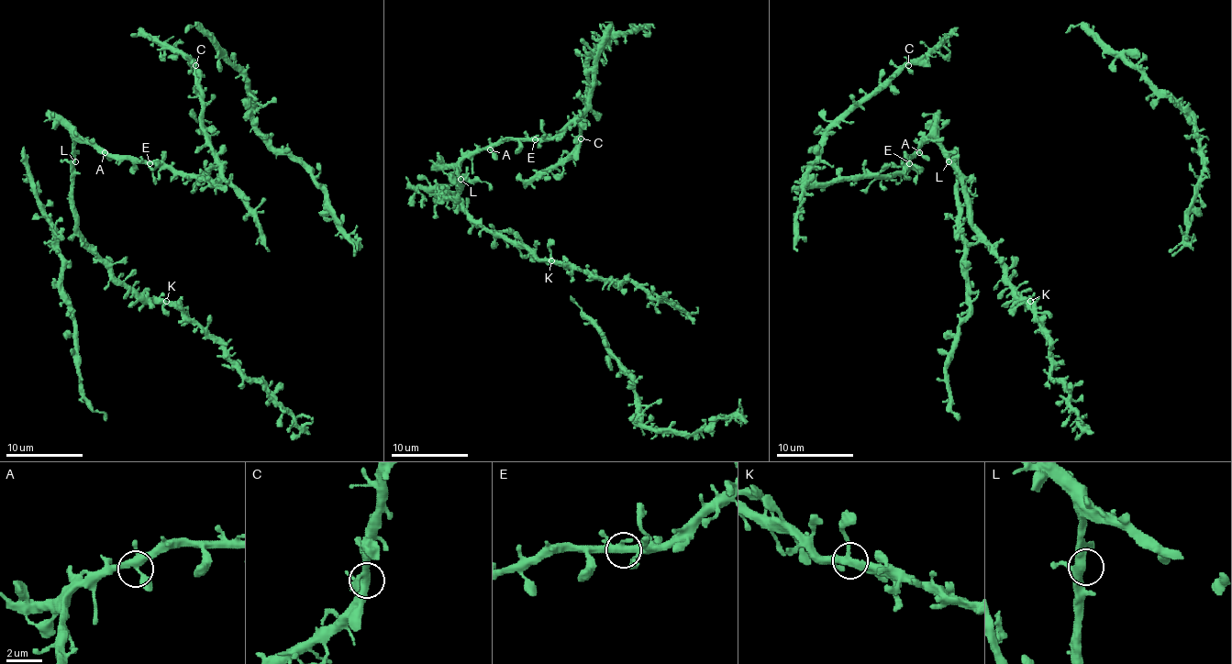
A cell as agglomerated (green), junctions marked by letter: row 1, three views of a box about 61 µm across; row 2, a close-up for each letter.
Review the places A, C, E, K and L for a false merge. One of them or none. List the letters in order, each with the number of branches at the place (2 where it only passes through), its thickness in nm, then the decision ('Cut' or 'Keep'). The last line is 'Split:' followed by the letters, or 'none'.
A: Branches: 4. Thickness 380 nm. Keep
C: Branches: 4. Thickness 360 nm. Keep
E: Branches: 5. Thickness 340 nm. Keep
K: Branches: 4. Thickness 360 nm. Keep
L: Branches: 5. Thickness 380 nm. Keep
Split: none

